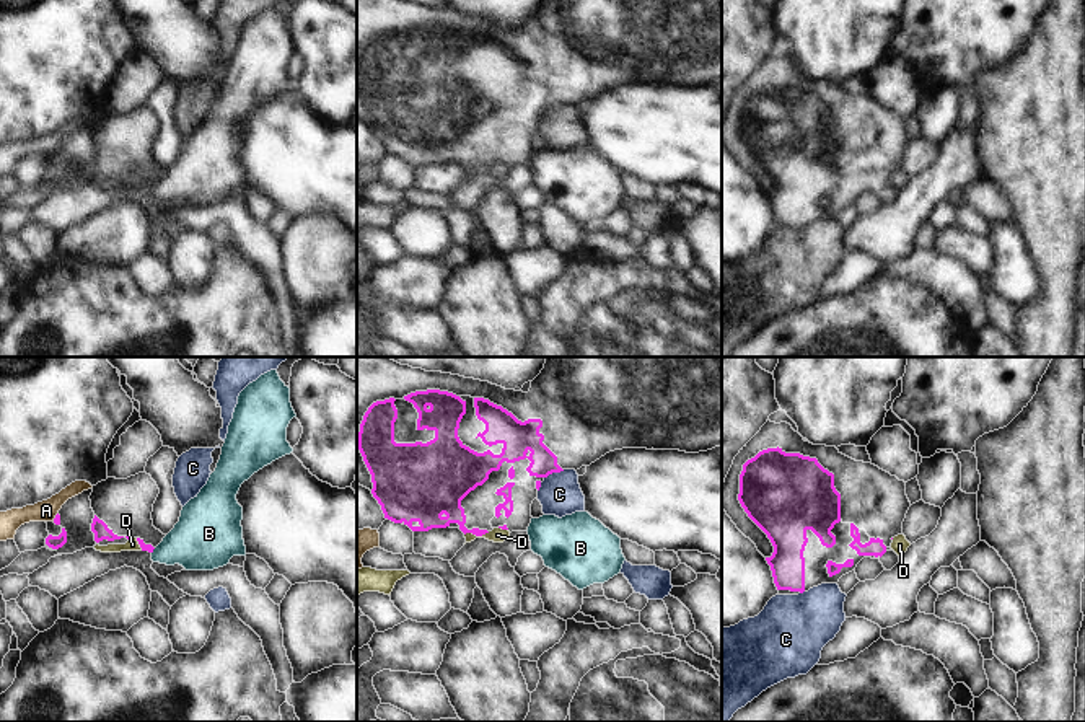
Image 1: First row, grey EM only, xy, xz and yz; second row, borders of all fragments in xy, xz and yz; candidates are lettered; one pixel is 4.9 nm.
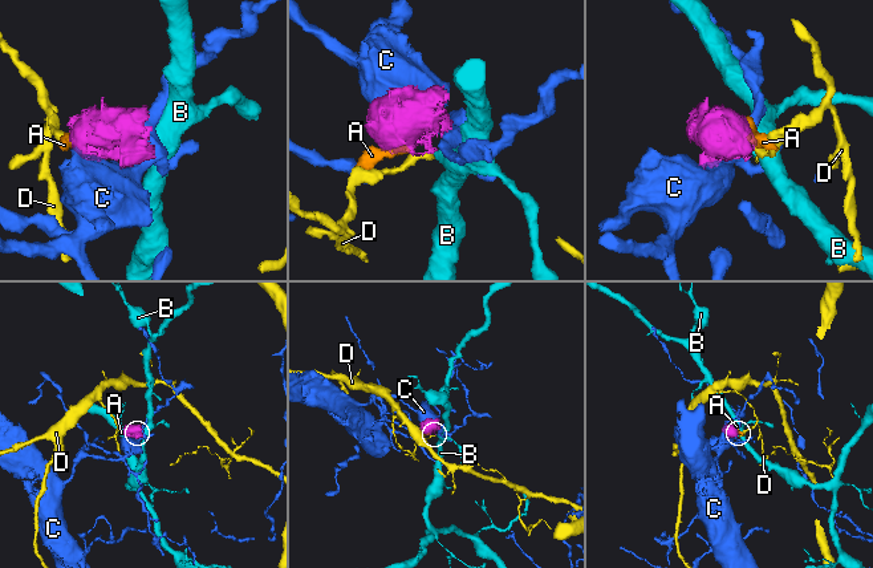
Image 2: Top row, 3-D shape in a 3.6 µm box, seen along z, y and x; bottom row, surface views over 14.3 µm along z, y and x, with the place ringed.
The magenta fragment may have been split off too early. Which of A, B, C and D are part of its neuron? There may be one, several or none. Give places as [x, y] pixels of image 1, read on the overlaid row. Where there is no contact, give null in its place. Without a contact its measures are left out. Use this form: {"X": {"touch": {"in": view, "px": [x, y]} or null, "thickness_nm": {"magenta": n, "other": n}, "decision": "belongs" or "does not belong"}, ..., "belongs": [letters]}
{"A": {"touch": {"in": "xy", "px": [56, 517]}, "thickness_nm": {"magenta": 30, "other": 110}, "decision": "does not belong"}, "B": {"touch": {"in": "xy", "px": [152, 551]}, "thickness_nm": {"magenta": 40, "other": 300}, "decision": "does not belong"}, "C": {"touch": {"in": "xz", "px": [554, 471]}, "thickness_nm": {"magenta": 160, "other": 200}, "decision": "does not belong"}, "D": {"touch": {"in": "xz", "px": [476, 535]}, "thickness_nm": {"magenta": 180, "other": 80}, "decision": "does not belong"}, "belongs": []}

